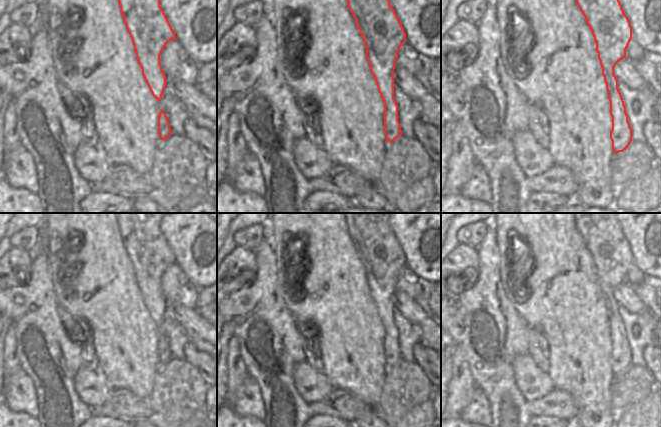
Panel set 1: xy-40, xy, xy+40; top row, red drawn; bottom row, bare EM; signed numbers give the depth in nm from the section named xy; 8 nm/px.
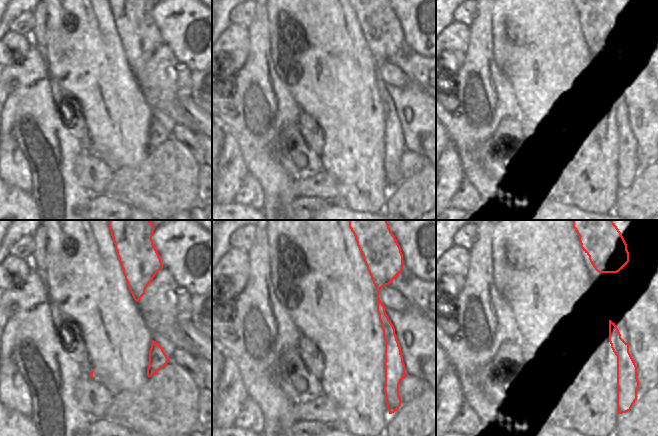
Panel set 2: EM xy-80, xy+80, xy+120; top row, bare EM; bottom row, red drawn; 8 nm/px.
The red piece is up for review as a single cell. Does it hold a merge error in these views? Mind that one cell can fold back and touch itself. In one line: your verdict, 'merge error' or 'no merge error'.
merge error

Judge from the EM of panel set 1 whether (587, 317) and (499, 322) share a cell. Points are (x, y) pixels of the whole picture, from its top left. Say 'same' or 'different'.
different

